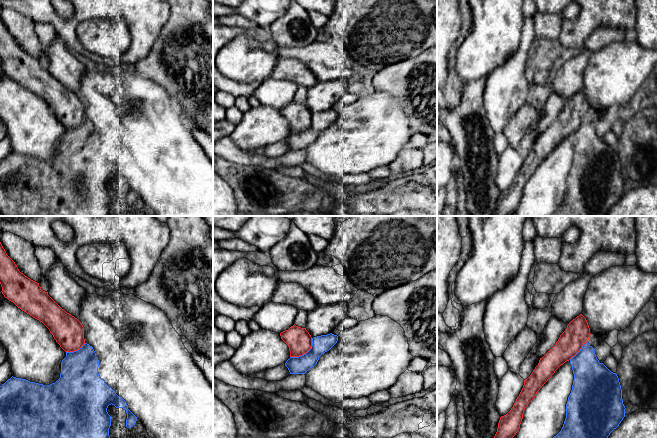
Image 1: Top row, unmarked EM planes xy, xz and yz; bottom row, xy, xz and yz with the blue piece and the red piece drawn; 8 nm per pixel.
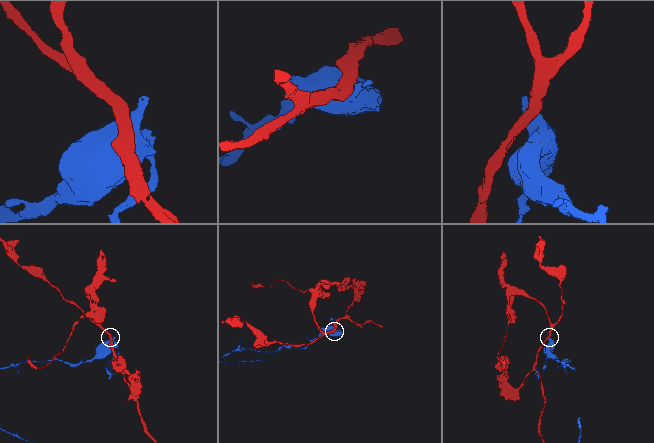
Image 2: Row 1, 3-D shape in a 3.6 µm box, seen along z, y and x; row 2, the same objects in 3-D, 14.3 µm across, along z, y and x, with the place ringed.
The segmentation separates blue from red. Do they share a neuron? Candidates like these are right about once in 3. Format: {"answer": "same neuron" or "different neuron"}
{"answer": "different neuron"}

